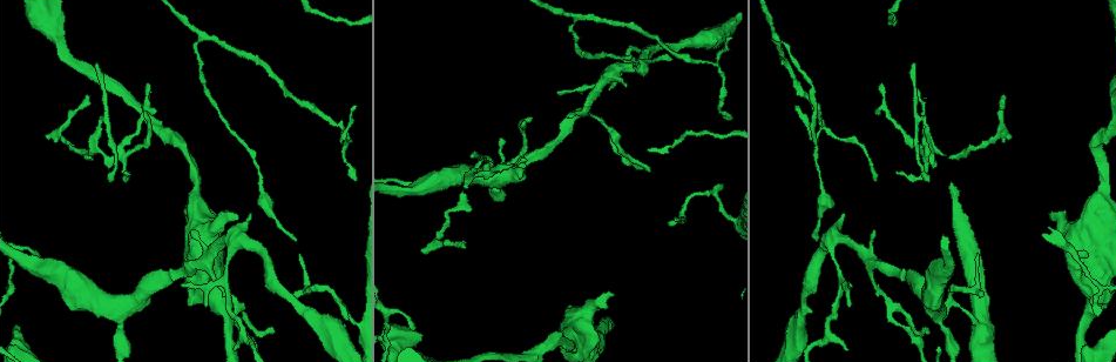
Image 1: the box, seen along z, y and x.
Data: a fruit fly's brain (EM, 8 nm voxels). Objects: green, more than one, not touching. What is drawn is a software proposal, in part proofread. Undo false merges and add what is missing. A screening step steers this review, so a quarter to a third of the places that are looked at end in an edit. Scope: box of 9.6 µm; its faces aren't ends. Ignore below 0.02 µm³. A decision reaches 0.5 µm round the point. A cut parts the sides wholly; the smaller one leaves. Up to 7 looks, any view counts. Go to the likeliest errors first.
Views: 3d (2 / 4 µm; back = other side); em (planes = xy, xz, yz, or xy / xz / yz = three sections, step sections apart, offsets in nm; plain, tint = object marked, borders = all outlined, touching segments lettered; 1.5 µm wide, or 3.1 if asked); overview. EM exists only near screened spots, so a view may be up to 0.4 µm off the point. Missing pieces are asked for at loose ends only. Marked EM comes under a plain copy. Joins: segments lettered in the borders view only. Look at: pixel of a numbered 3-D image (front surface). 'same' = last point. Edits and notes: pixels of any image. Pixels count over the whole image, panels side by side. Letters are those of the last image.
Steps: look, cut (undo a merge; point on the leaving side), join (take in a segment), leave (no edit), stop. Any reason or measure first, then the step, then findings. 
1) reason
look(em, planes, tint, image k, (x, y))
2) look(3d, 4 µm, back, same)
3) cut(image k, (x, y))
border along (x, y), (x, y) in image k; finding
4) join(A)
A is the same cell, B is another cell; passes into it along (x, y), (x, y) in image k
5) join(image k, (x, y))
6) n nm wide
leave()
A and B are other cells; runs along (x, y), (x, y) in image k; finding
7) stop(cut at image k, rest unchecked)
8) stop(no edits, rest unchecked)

thin end
look(3d, 2 µm, image 1, (125, 170))

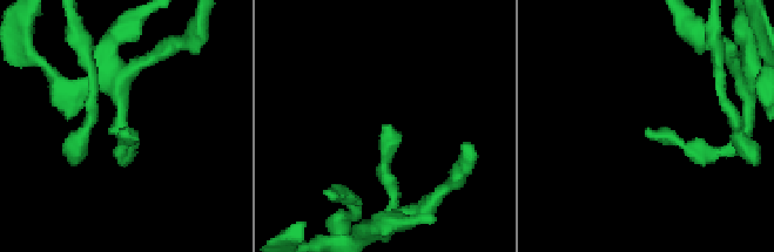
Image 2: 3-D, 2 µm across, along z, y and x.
look(em, xy, step 4, tint, image 2, (119, 132))

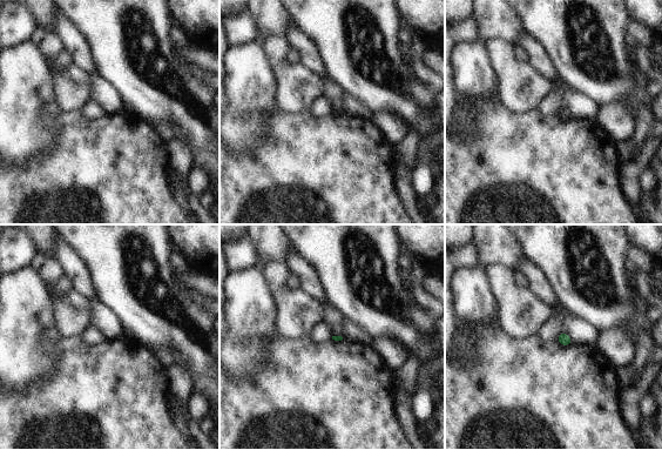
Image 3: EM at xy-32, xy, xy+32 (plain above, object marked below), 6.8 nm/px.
cut it another way
look(em, planes, borders, same)

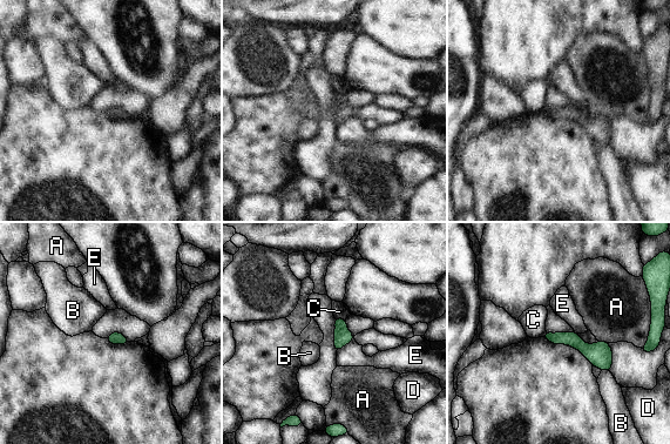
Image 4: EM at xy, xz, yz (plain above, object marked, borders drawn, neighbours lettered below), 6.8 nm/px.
80 nm wide
leave()
A, B, C, D and E are other cells; runs along (547, 335), (572, 338), (607, 368) in image 4; none of them fits

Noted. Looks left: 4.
look(3d, 2 µm, image 1, (818, 239))

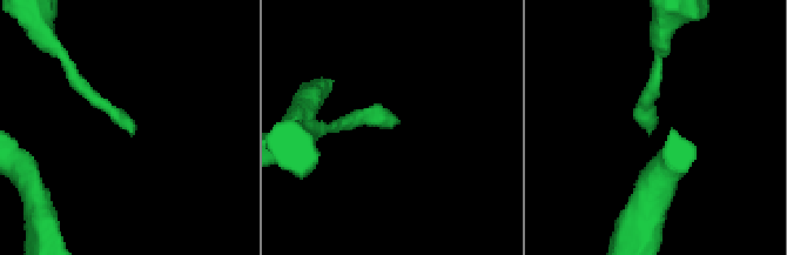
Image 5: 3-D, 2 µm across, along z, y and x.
look(em, planes, borders, image 5, (651, 134))

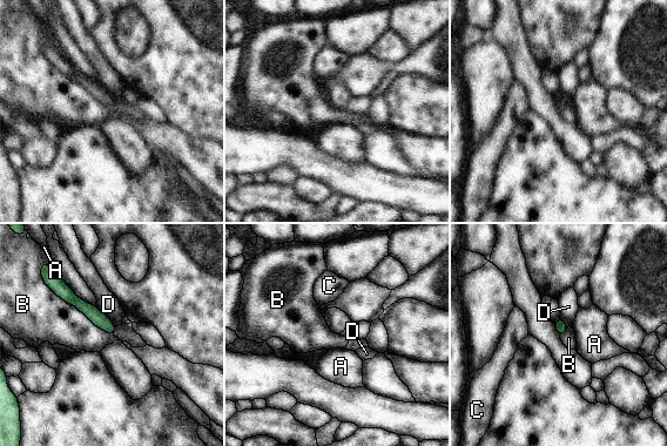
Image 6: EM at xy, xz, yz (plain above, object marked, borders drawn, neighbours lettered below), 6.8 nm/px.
70 nm wide
leave()
A, B, C and D are other cells; none of them fits

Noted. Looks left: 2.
an open end
look(em, yz, step 4, tint, image 1, (237, 327))

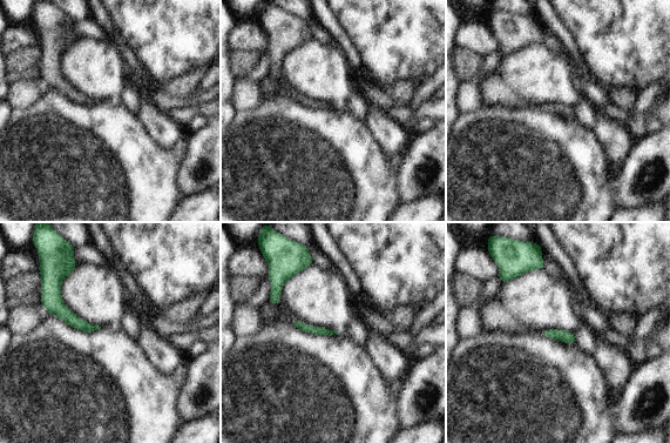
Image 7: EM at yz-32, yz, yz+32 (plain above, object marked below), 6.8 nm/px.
another direction
look(em, planes, borders, same)

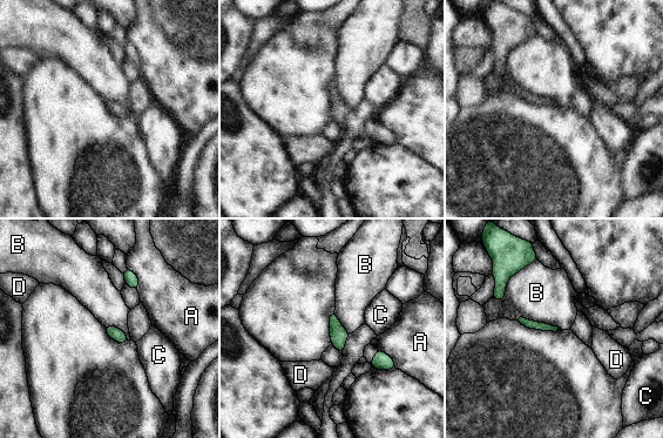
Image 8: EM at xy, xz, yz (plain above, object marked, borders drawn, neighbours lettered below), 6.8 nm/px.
leave()
A, B, C and D are other cells; border along (538, 260), (493, 298) in image 8; none of them fits

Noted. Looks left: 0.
stop(no edits, rest unchecked)

